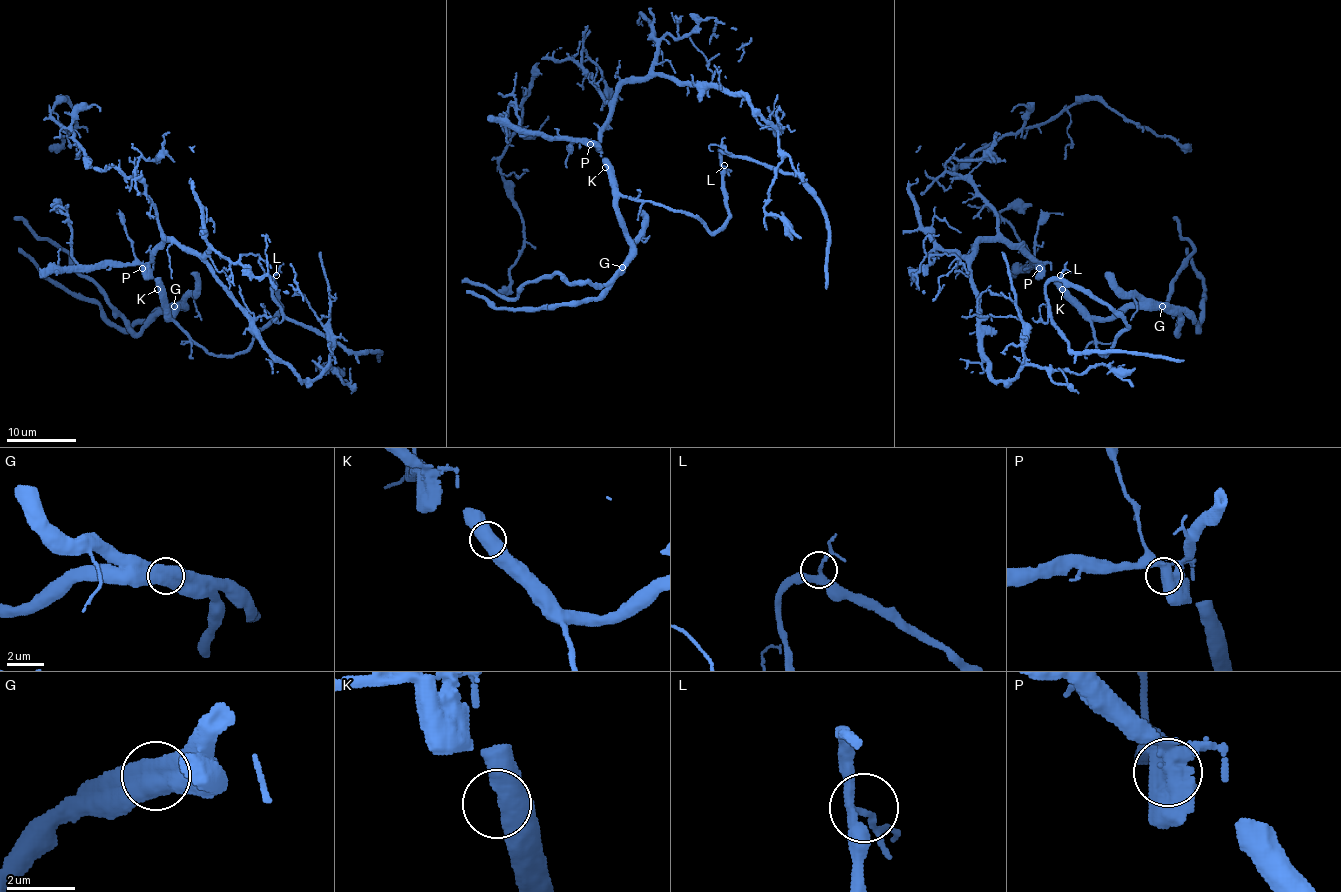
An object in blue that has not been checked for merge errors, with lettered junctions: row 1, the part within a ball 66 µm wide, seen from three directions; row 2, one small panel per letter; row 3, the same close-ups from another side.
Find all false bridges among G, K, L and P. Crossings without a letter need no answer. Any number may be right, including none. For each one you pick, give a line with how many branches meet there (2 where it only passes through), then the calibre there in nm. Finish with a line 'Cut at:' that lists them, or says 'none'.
G: Branches: 2. Thickness 750 nm
Cut at: G

